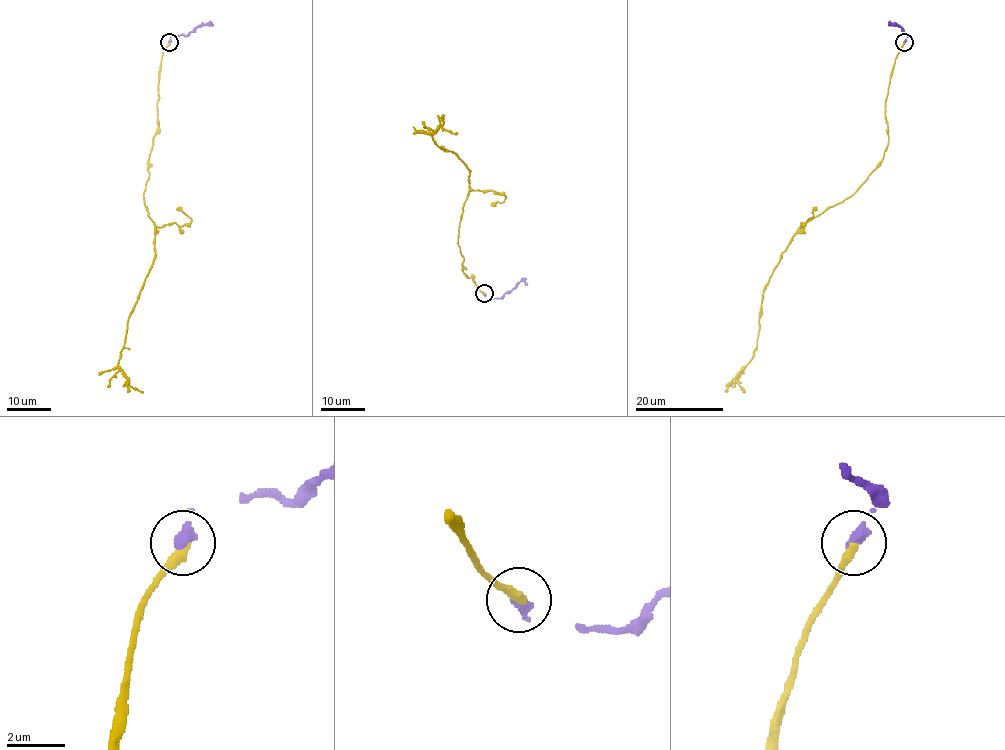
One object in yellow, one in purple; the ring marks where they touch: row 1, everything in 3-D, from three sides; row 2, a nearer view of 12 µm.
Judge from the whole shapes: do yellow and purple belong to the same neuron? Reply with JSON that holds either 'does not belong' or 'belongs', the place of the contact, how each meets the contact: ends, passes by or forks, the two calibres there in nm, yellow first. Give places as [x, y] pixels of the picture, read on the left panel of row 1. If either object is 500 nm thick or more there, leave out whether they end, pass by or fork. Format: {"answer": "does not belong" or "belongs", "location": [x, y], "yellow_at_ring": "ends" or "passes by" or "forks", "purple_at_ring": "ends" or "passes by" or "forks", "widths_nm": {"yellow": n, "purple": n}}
{"answer": "does not belong", "location": [169, 42], "yellow_at_ring": "ends", "purple_at_ring": "ends", "widths_nm": {"yellow": 320, "purple": 400}}

